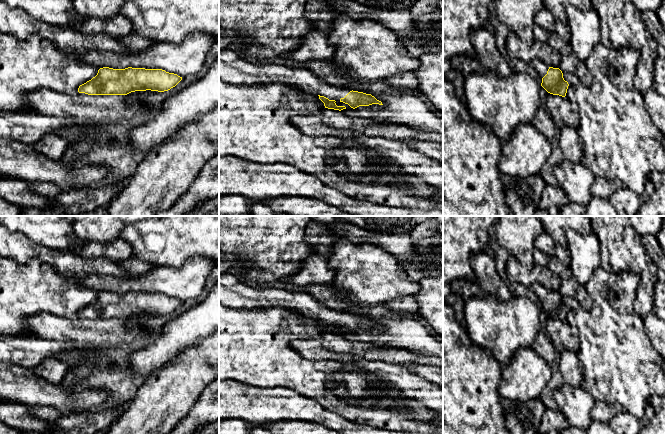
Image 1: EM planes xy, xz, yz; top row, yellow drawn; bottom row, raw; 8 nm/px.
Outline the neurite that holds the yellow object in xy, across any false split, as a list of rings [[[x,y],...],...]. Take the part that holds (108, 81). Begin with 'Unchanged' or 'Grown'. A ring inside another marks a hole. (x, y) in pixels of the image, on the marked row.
Unchanged. [[[103,67],[91,80],[78,88],[88,95],[127,95],[135,91],[164,92],[175,87],[182,77],[162,69]]]

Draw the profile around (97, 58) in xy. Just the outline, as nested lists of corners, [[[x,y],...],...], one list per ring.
[[[193,32],[179,44],[157,42],[140,52],[123,54],[91,50],[77,57],[81,62],[98,69],[162,69],[180,77],[196,76],[203,68],[207,53],[218,40],[216,36]]]

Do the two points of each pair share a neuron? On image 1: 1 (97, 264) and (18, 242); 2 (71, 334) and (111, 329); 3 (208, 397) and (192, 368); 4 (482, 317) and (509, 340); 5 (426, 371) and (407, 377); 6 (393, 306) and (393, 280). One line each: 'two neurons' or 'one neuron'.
1: one neuron
2: one neuron
3: two neurons
4: one neuron
5: two neurons
6: two neurons

